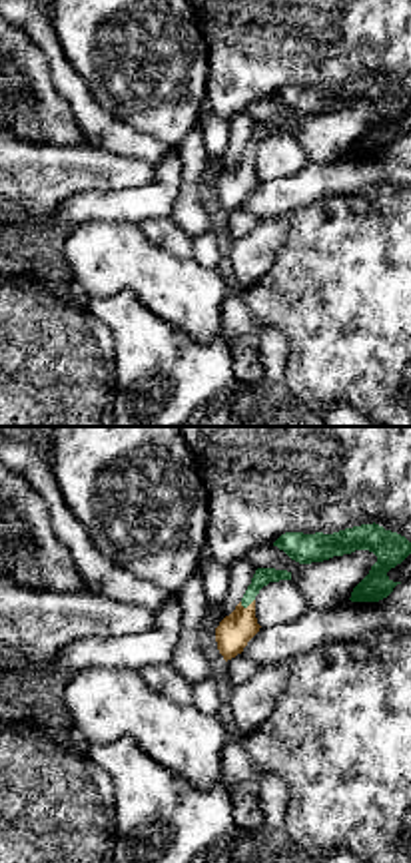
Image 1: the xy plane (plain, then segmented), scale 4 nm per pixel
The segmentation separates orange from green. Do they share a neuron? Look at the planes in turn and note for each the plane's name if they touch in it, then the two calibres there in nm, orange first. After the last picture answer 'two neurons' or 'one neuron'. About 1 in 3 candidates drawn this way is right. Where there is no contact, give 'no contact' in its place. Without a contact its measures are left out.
contact in xy; calibres 140 and 70 nm

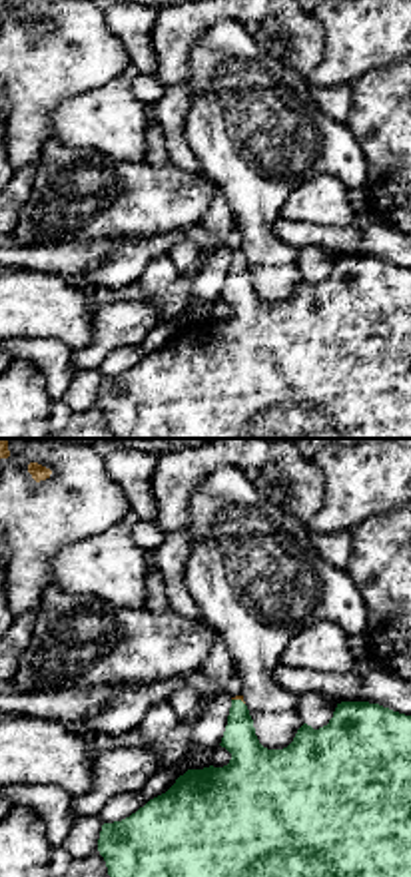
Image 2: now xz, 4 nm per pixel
contact in xz; calibres 20 and 150 nm

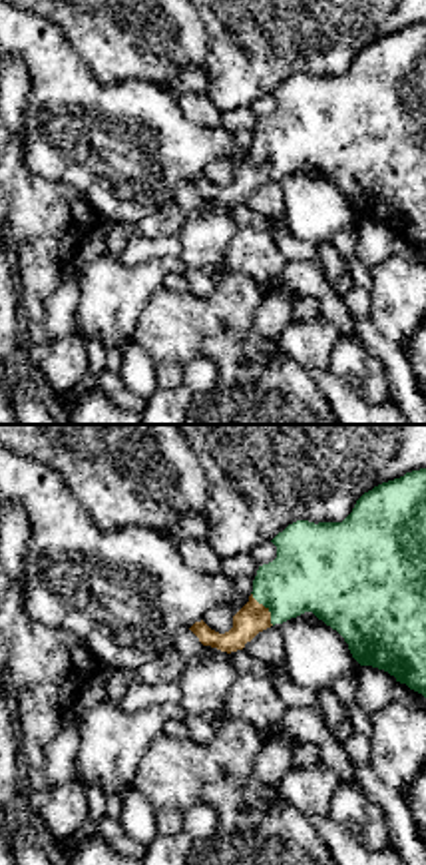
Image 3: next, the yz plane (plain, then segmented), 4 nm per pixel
contact in yz; calibres 120 and 320 nm

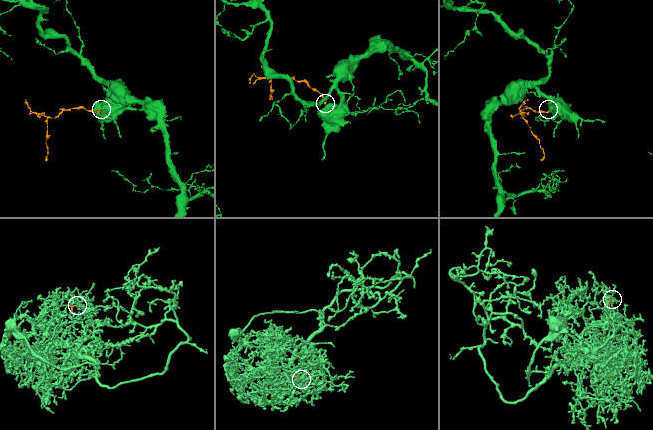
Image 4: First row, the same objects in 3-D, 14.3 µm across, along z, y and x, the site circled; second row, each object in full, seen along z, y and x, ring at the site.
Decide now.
one neuron

